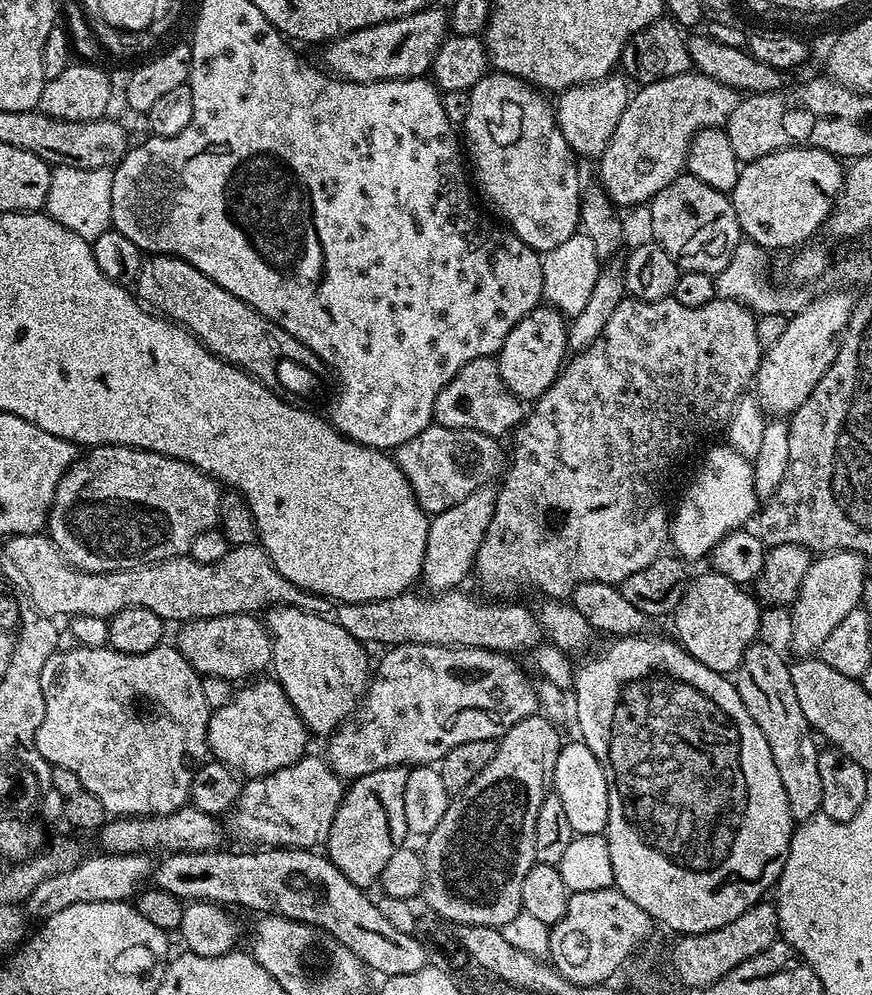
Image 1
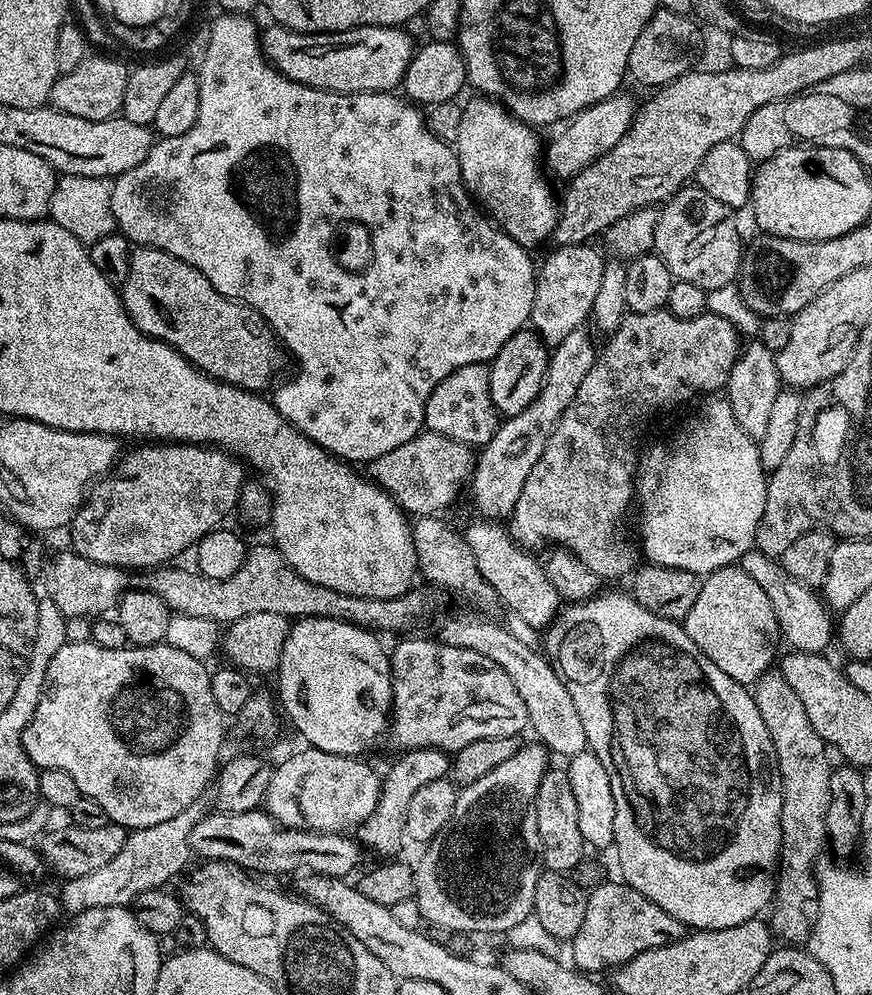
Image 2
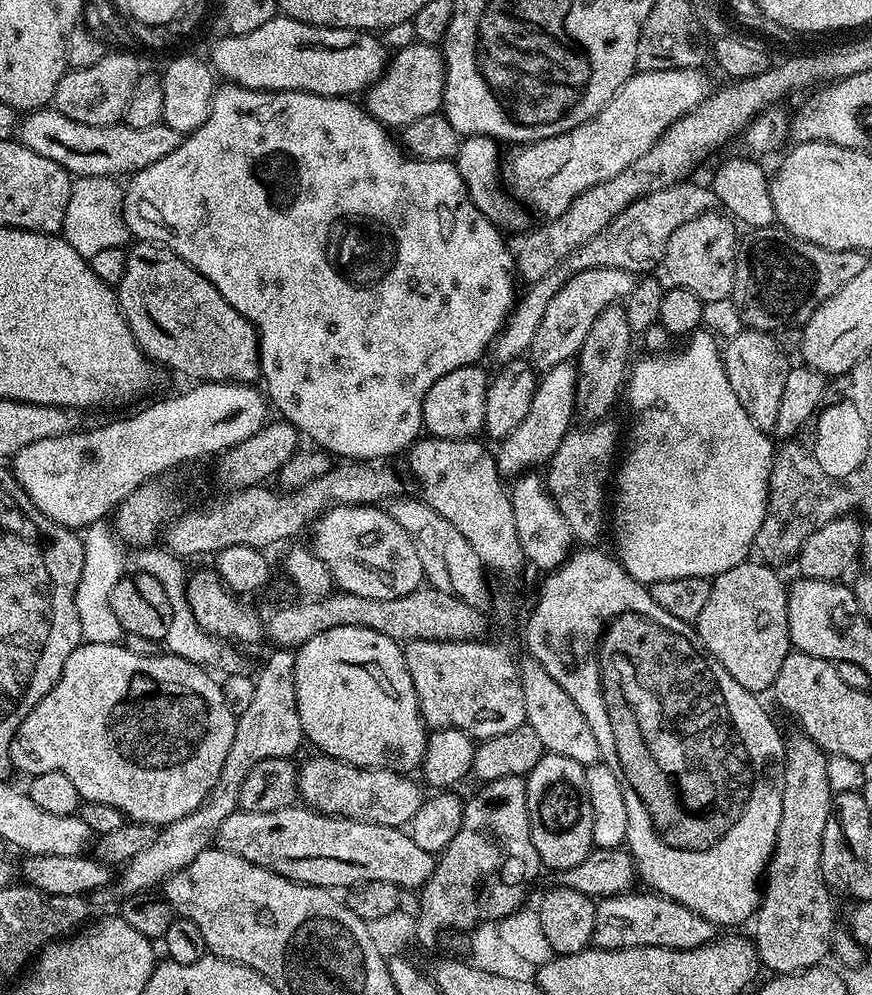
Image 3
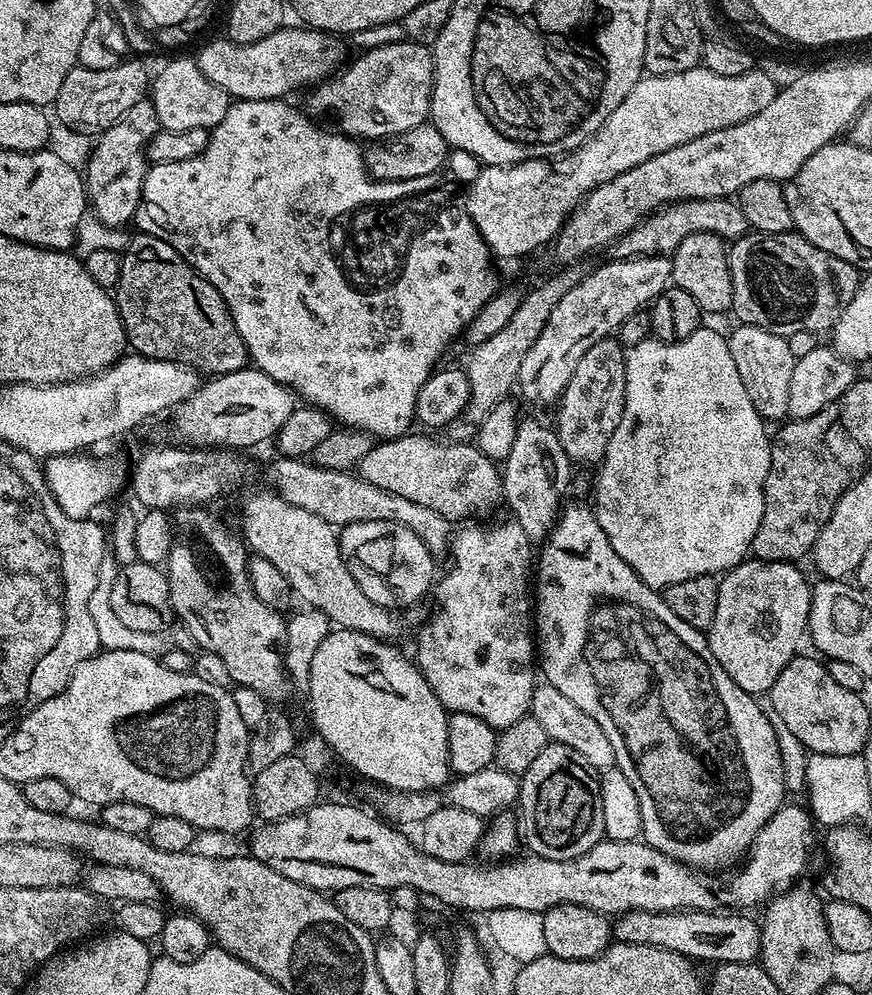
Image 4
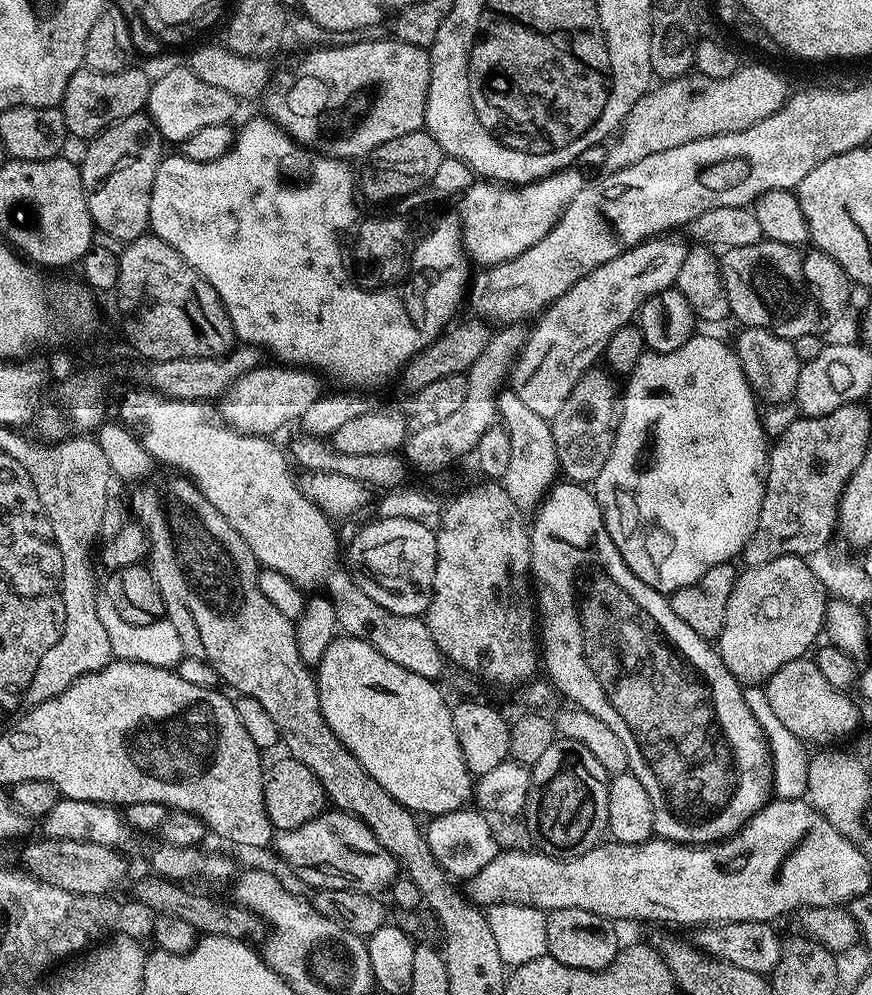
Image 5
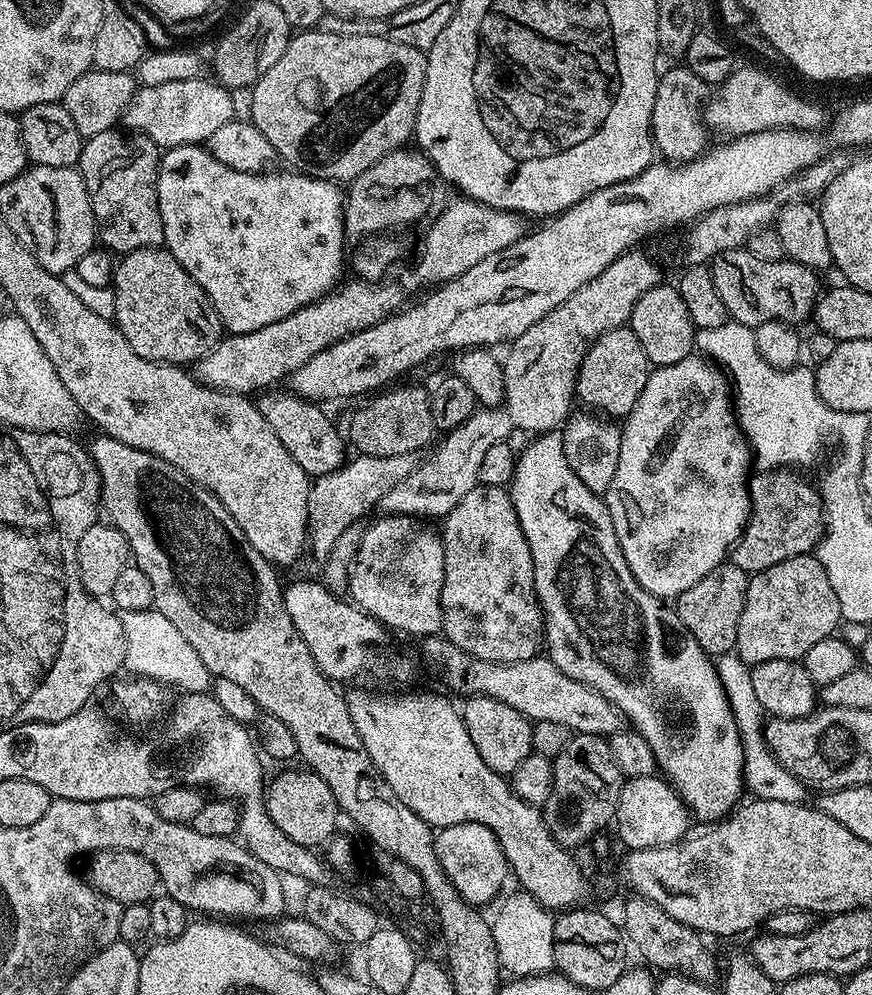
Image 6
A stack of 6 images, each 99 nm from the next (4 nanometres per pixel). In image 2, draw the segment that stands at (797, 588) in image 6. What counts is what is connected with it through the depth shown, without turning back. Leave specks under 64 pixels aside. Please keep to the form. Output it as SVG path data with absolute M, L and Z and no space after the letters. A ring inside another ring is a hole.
M736 564L707 573L701 579L698 598L682 623L686 634L690 634L690 642L694 642L722 674L730 674L734 682L745 686L755 685L759 676L773 667L776 643L779 645L782 640L772 597Z

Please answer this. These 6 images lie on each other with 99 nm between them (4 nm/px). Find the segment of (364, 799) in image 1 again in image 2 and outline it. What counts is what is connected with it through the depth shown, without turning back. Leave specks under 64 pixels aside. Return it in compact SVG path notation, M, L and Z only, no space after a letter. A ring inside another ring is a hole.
M409 748L401 756L404 757L388 773L383 773L378 806L358 829L359 843L367 851L369 848L377 852L380 858L395 857L392 855L406 844L406 810L410 810L410 798L414 798L414 790L418 790L418 786L426 786L426 782L443 780L450 772L449 753L441 748Z

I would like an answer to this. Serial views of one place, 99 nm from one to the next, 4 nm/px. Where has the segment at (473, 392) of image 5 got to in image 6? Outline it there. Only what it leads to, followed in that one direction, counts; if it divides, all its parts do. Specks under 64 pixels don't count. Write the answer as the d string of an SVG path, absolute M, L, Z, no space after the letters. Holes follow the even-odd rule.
M356 454L353 457L353 460L351 457L341 464L338 470L317 476L311 481L308 490L307 543L310 552L319 558L327 558L330 550L334 550L334 542L342 538L345 530L352 524L360 524L363 516L379 505L382 494L386 494L390 486L402 482L402 478L413 472L418 463L413 454L394 454L386 458Z

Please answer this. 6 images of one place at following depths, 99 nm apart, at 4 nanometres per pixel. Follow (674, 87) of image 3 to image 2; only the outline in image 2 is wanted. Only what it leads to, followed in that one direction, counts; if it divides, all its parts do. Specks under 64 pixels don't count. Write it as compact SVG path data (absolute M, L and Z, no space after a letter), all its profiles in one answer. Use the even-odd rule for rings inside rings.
M624 94L607 96L602 102L591 104L590 107L582 109L577 116L573 116L559 129L561 132L549 144L547 141L547 171L553 177L555 177L554 175L561 176L561 181L571 180L586 166L590 166L600 156L604 156L614 146L618 146L618 142L626 134L628 127L632 125L633 115L634 104L632 108L631 102L624 97Z

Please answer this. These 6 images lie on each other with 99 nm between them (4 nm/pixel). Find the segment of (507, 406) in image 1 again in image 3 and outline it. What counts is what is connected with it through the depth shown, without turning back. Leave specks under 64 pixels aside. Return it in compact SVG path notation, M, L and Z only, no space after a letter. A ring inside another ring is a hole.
M479 363L467 364L458 370L450 370L430 390L422 402L423 431L438 440L471 440L484 432L486 418L486 394L488 393L489 373L480 369Z

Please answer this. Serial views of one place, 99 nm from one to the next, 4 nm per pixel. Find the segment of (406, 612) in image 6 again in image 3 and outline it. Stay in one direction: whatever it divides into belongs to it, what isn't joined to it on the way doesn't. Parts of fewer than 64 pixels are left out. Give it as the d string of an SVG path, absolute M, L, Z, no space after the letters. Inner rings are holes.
M338 504L328 508L315 517L311 525L312 541L310 547L317 558L324 563L332 575L332 583L341 592L362 594L362 598L402 598L402 594L410 594L415 588L425 583L422 562L418 562L418 554L414 550L414 542L390 518L383 507L370 504Z

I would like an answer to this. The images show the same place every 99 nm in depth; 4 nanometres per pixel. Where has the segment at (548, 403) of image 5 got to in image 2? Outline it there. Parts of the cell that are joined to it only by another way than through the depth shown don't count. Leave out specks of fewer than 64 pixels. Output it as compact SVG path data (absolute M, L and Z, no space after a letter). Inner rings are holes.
M591 243L559 245L545 258L544 265L539 265L530 324L549 346L555 346L566 334L585 327L591 317L606 263L605 257L600 257L592 247Z

